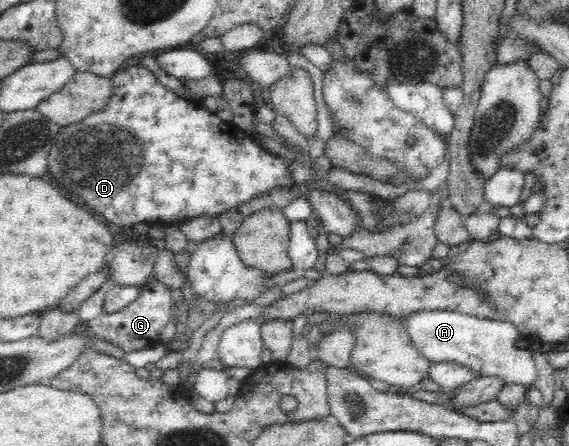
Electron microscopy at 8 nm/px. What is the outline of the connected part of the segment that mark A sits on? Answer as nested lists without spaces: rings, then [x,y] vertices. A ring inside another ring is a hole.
[[[419,311],[409,317],[404,317],[403,322],[407,326],[409,338],[413,346],[432,363],[459,363],[467,367],[474,374],[482,377],[497,376],[505,380],[505,384],[516,384],[523,387],[524,390],[534,387],[538,379],[538,371],[534,366],[531,354],[525,349],[517,347],[520,338],[519,331],[511,322],[501,322],[489,319],[478,319],[471,315],[464,315],[455,311]]]

